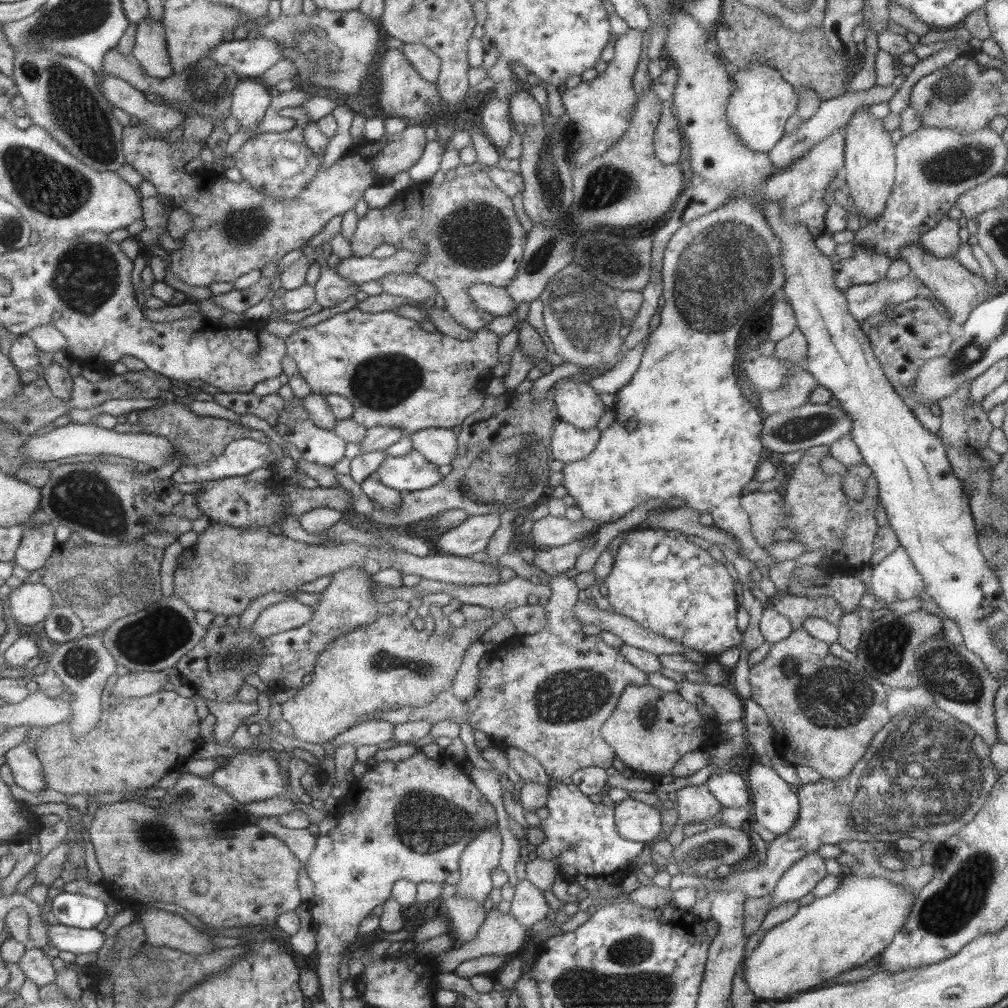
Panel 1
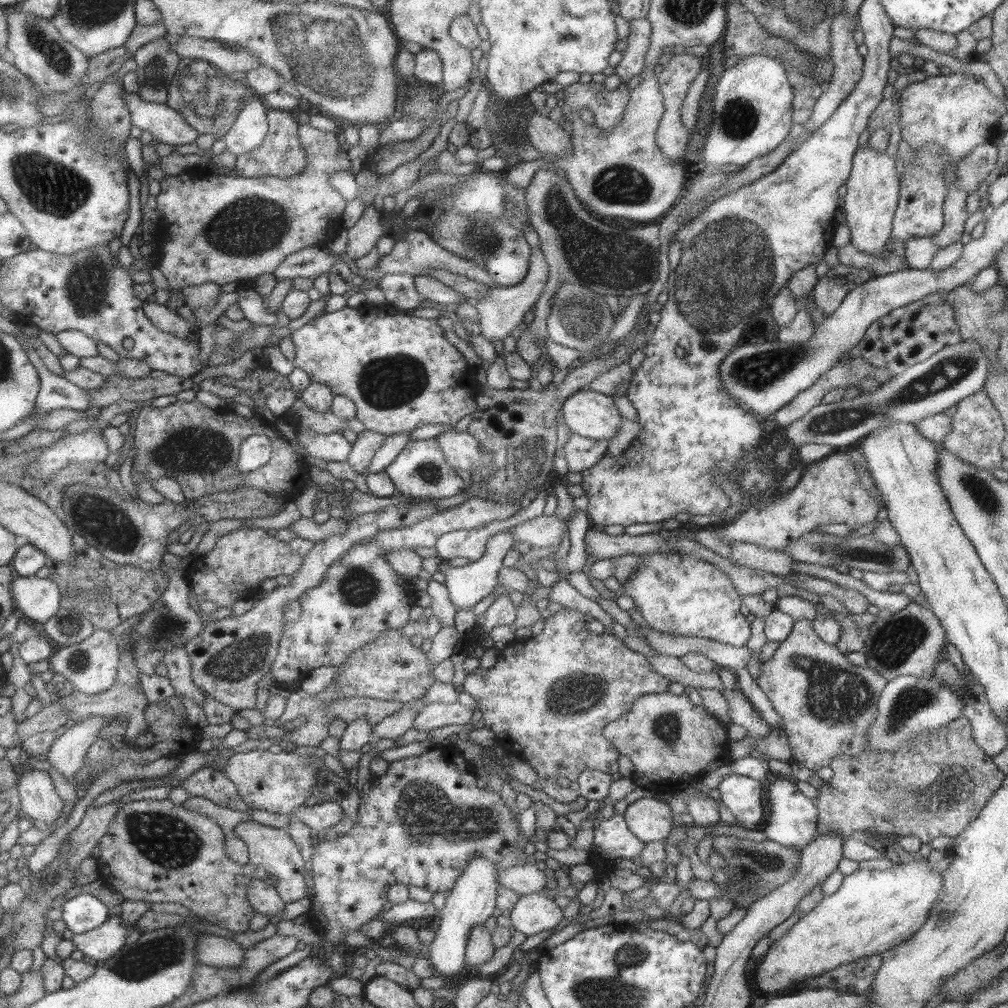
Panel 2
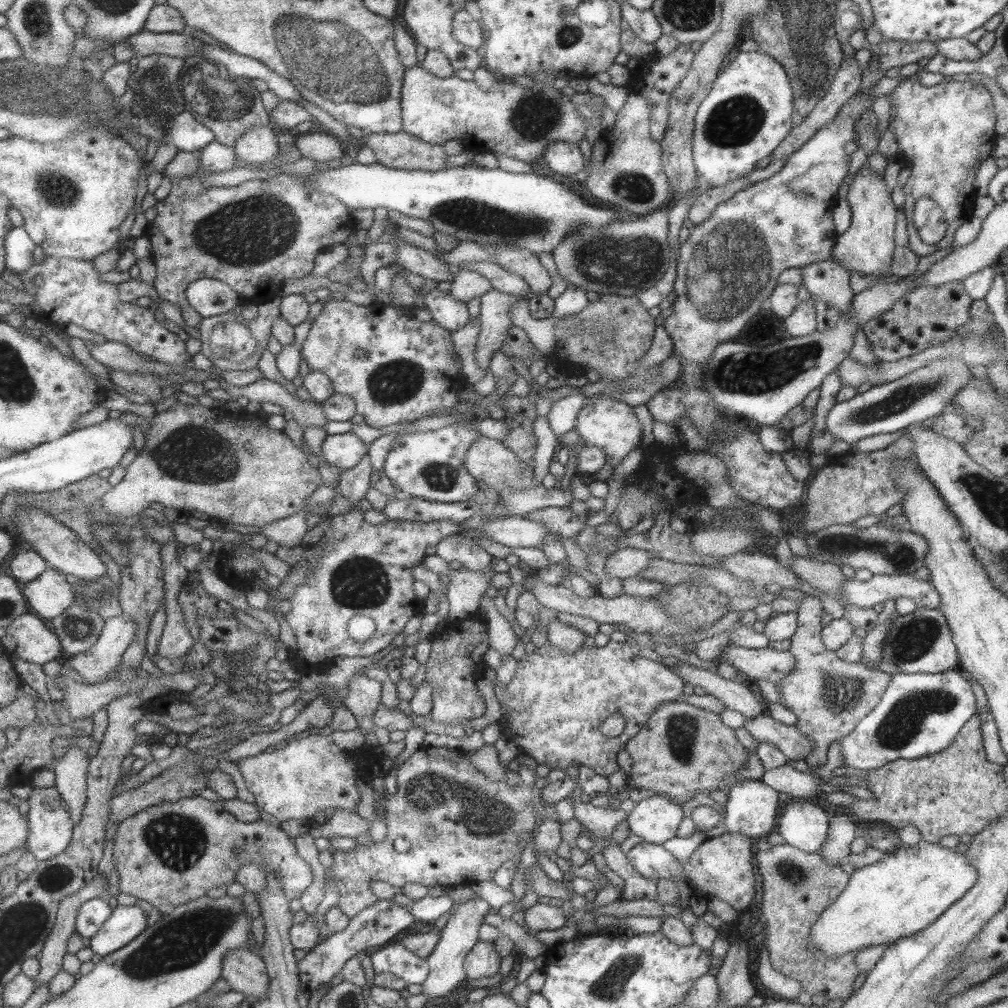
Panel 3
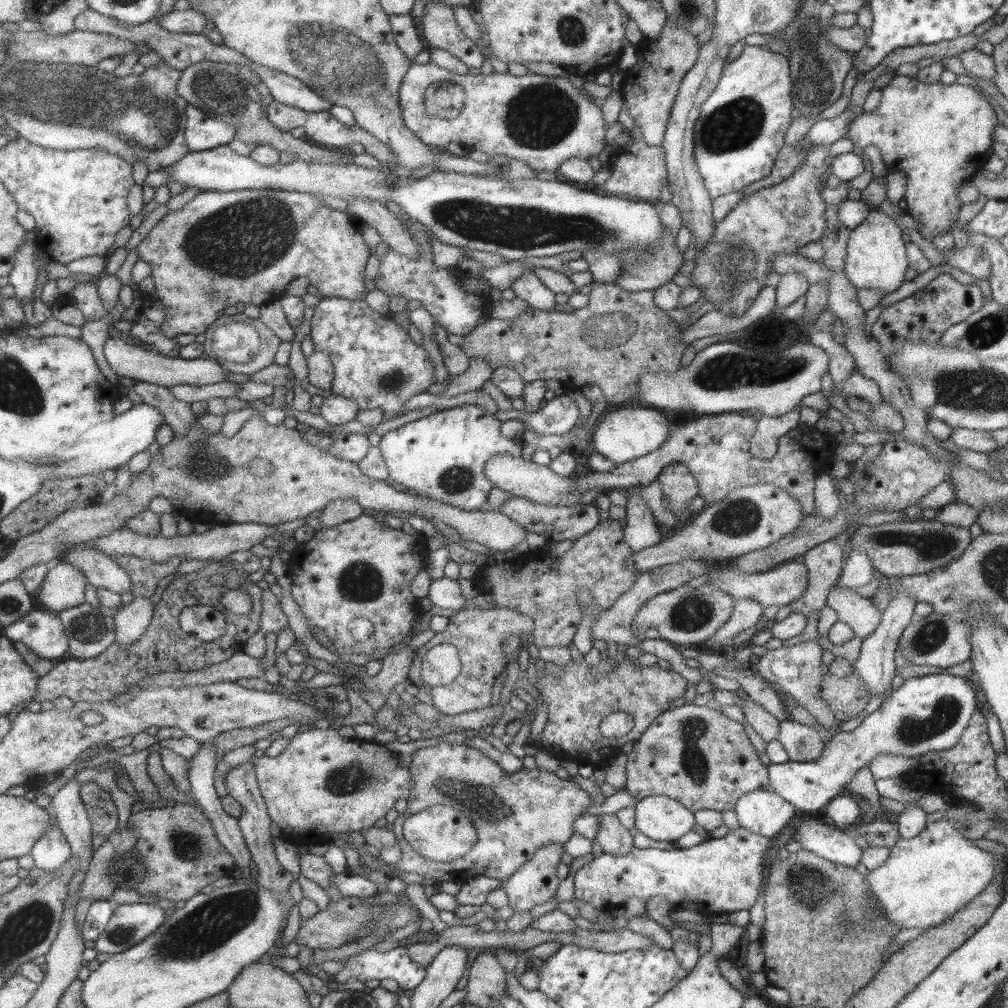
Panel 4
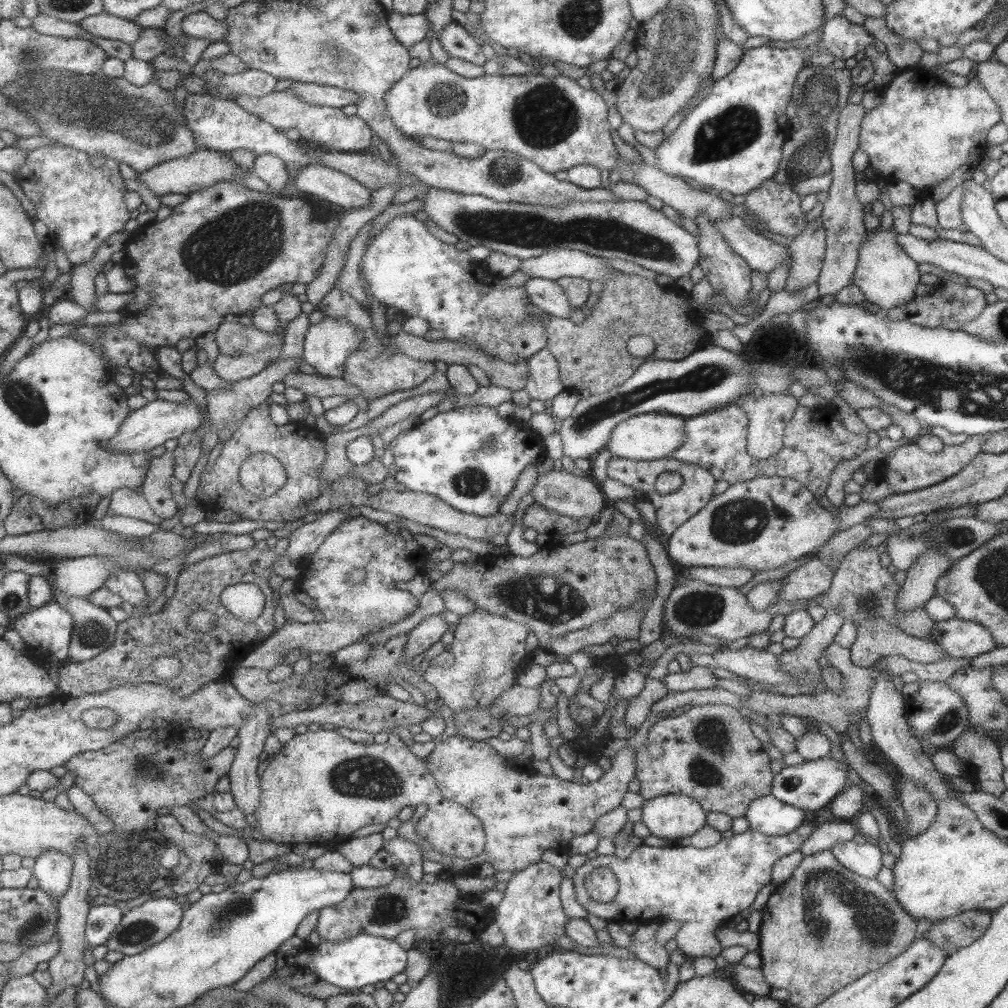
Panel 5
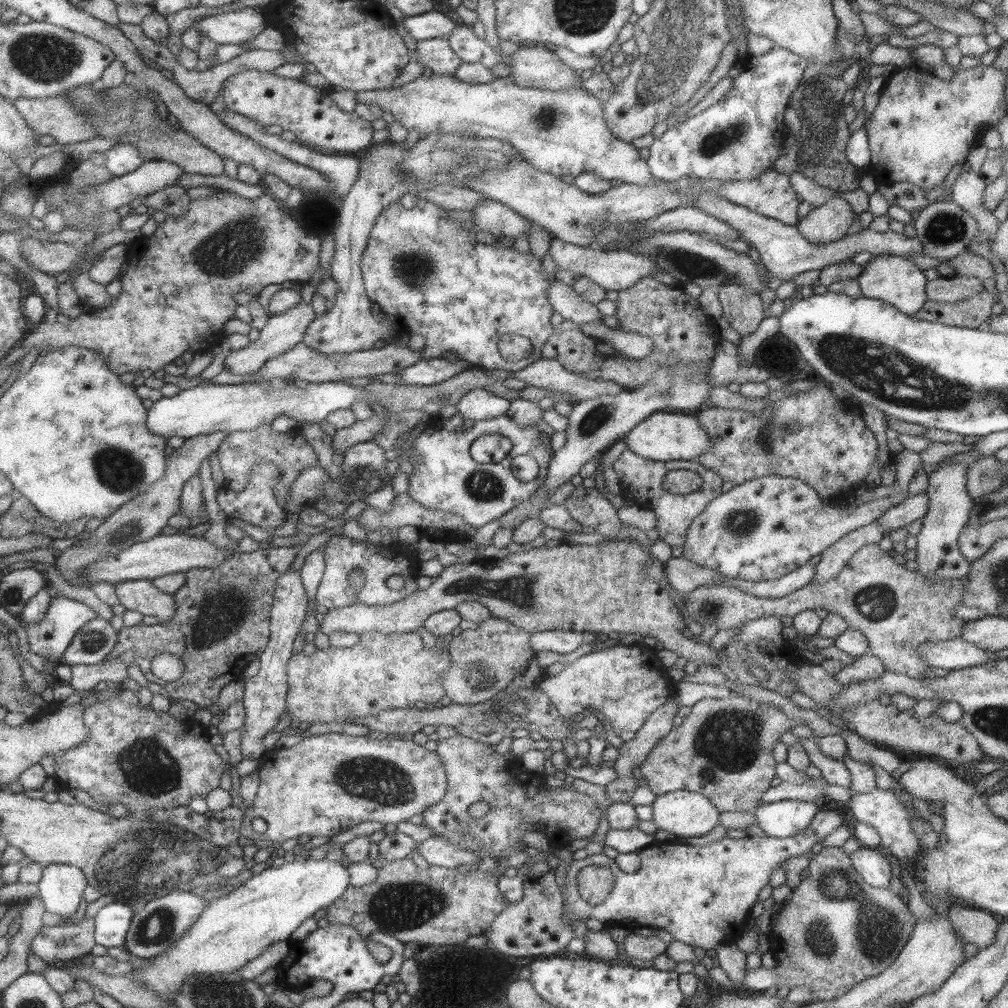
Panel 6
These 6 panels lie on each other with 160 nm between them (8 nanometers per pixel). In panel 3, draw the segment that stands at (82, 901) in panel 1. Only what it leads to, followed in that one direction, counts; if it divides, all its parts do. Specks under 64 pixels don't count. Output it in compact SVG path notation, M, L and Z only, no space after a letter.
M104 897L91 898L77 908L74 930L85 939L93 936L99 927L109 918L111 906Z

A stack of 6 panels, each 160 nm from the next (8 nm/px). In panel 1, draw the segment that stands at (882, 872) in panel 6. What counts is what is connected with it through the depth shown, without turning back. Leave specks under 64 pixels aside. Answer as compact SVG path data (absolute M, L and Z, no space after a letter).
M757 760L747 768L747 782L753 804L753 825L768 838L781 836L791 826L795 826L795 820L799 816L799 799L797 794L791 792L787 782L783 782L769 766L763 766Z

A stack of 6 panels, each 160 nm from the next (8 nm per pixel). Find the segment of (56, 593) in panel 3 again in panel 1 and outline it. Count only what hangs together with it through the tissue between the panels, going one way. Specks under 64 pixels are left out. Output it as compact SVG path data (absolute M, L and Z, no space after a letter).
M22 582L8 594L8 606L15 626L22 630L43 620L52 609L50 590L41 583Z

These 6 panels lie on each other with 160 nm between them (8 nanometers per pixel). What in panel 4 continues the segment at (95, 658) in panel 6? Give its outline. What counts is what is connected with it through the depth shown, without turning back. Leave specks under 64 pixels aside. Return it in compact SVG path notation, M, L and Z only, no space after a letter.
M84 602L57 613L63 625L63 634L67 637L67 652L71 654L73 659L93 658L113 644L114 624L112 615L116 611L116 609L104 606L95 608L91 604Z

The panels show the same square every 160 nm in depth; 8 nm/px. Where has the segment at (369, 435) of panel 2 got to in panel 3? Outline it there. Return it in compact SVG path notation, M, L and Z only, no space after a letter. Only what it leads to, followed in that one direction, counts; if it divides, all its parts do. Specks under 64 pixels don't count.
M365 453L351 468L340 471L340 481L335 488L335 493L341 494L351 508L364 498L365 491L369 488L370 474L373 468L370 465L368 454Z

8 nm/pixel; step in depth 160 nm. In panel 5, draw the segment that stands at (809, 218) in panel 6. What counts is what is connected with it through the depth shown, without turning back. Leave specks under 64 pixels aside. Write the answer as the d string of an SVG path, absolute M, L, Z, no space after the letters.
M820 217L807 222L787 247L790 265L784 288L787 293L794 294L793 291L814 283L821 272L825 239Z

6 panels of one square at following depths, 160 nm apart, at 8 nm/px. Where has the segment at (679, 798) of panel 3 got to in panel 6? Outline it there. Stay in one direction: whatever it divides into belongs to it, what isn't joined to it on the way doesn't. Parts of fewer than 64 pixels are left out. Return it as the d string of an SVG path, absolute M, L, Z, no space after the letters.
M729 692L726 698L702 698L690 706L688 716L682 718L679 726L668 730L639 766L640 774L647 781L647 787L653 795L672 791L690 791L701 794L719 811L719 813L745 812L754 815L757 803L770 787L775 777L776 765L771 750L779 741L781 732L790 732L796 724L789 720L778 706L768 702L757 702L748 696Z

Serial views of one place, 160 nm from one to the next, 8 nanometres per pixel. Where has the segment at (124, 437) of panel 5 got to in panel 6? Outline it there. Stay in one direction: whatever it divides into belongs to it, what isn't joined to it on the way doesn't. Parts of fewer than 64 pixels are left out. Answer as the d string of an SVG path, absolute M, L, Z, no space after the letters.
M339 381L321 383L309 382L307 389L285 384L283 389L265 393L253 382L241 384L201 384L180 390L175 396L161 397L153 401L147 410L145 427L155 436L166 439L172 436L181 438L225 431L246 431L257 428L259 424L271 424L275 416L289 416L298 425L319 423L331 412L350 409L357 400L364 401L370 407L375 404L368 392L361 387L351 387Z

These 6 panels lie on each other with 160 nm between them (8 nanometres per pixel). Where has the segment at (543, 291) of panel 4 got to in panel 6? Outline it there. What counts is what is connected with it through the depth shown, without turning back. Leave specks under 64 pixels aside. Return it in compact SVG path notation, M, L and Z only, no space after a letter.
M553 280L551 288L547 288L547 299L553 312L561 316L563 320L571 321L575 326L584 324L603 324L601 314L595 305L581 299L569 286L561 284L559 280Z

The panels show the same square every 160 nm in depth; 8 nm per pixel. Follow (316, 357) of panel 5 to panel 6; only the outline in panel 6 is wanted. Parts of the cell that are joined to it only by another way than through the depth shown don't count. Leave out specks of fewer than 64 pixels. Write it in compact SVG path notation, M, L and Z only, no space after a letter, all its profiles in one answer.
M425 134L410 149L401 149L401 143L378 146L372 144L361 153L356 181L343 197L339 214L339 228L335 232L333 258L330 264L331 278L337 283L335 303L323 316L315 316L305 329L302 342L315 353L329 357L354 351L373 349L378 340L391 342L397 339L395 330L379 326L371 316L371 304L367 297L359 269L360 258L367 239L374 231L380 211L398 202L403 194L415 194L432 184L452 184L465 187L464 182L489 169L504 169L511 159L521 159L520 154L508 144L496 138L478 138L462 134Z

